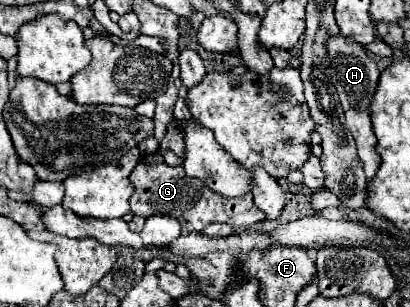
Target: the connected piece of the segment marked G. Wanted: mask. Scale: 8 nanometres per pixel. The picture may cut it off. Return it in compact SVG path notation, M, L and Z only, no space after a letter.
M172 120L168 124L166 136L162 138L158 152L150 154L148 162L140 162L130 174L130 180L136 186L136 192L132 194L130 210L136 216L142 216L142 218L148 218L148 216L174 216L174 218L178 218L178 222L182 226L182 234L200 232L202 228L206 228L212 222L230 224L234 228L242 228L242 226L248 228L256 222L266 220L262 210L256 208L256 204L252 200L252 192L248 192L244 196L236 196L236 198L224 198L224 196L216 194L214 190L210 190L208 186L204 186L204 182L186 176L182 166L164 164L162 154L166 150L172 150L180 158L184 156L184 132L180 130L178 120Z

